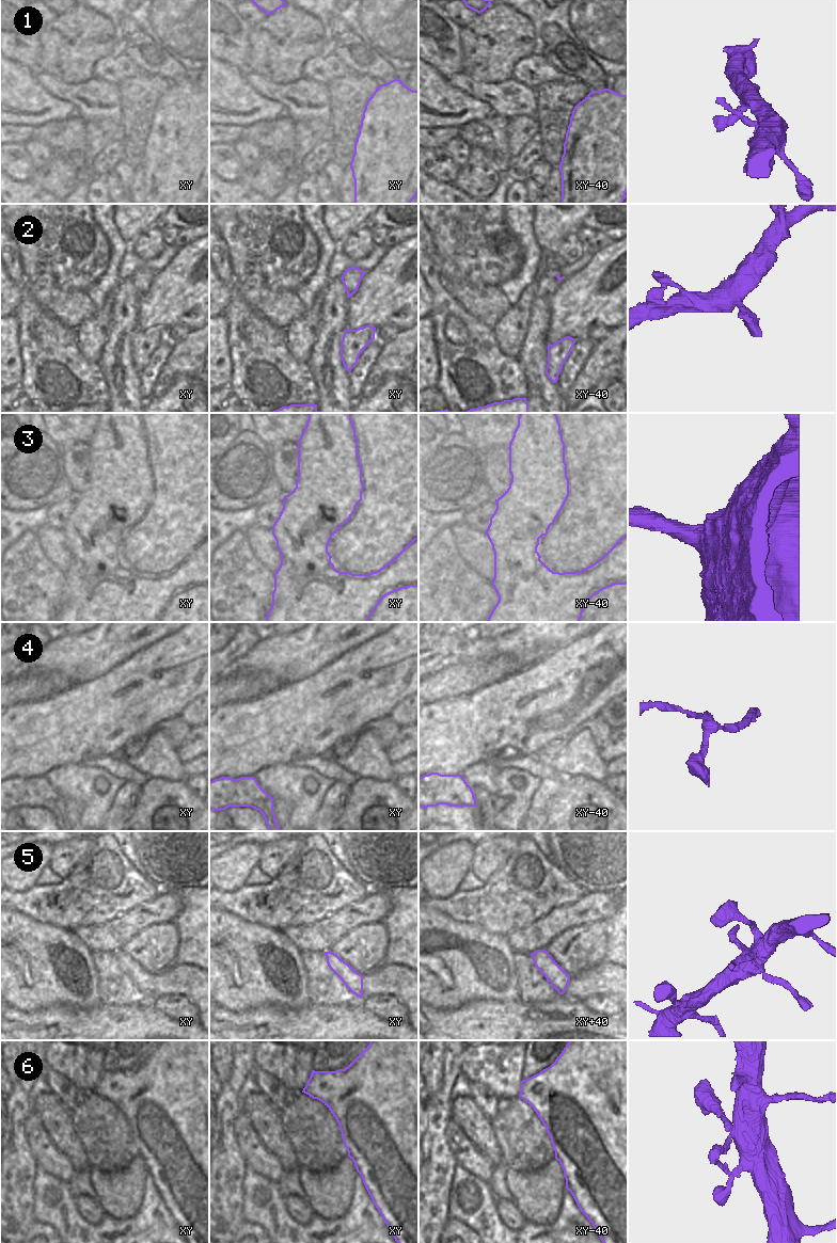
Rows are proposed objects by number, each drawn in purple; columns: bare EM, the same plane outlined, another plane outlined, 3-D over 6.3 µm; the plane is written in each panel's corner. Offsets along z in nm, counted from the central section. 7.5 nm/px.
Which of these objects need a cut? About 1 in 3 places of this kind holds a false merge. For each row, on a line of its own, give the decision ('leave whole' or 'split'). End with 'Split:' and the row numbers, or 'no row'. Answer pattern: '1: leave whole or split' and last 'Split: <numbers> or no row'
1: leave whole
2: leave whole
3: leave whole
4: leave whole
5: leave whole
6: leave whole
Split: no row

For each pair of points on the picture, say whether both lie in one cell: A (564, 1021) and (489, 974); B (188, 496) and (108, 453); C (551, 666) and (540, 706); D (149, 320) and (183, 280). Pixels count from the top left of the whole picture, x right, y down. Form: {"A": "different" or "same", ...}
{"A": "different", "B": "same", "C": "same", "D": "same"}

